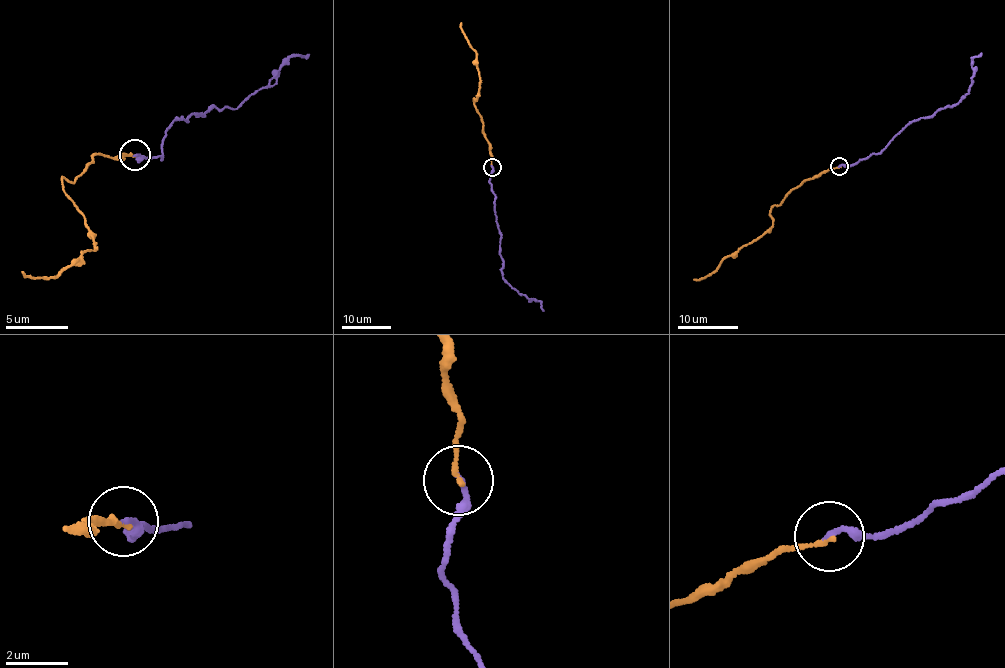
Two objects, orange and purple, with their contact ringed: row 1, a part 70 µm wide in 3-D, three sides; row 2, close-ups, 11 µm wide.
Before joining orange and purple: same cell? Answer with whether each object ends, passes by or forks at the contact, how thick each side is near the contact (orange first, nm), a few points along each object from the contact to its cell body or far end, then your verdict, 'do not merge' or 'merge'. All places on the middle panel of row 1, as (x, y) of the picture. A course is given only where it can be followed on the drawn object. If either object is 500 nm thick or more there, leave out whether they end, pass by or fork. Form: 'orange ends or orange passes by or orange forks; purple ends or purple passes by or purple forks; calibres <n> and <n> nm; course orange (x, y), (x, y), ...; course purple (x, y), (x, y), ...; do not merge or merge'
orange ends; purple ends; calibres 140 and 190 nm; course orange (491, 167), (489, 143), (472, 99), (476, 100), (480, 78), (476, 51), (466, 39), (460, 23); course purple (492, 167), (490, 179), (500, 231), (502, 276), (519, 293), (539, 301), (544, 311); merge

